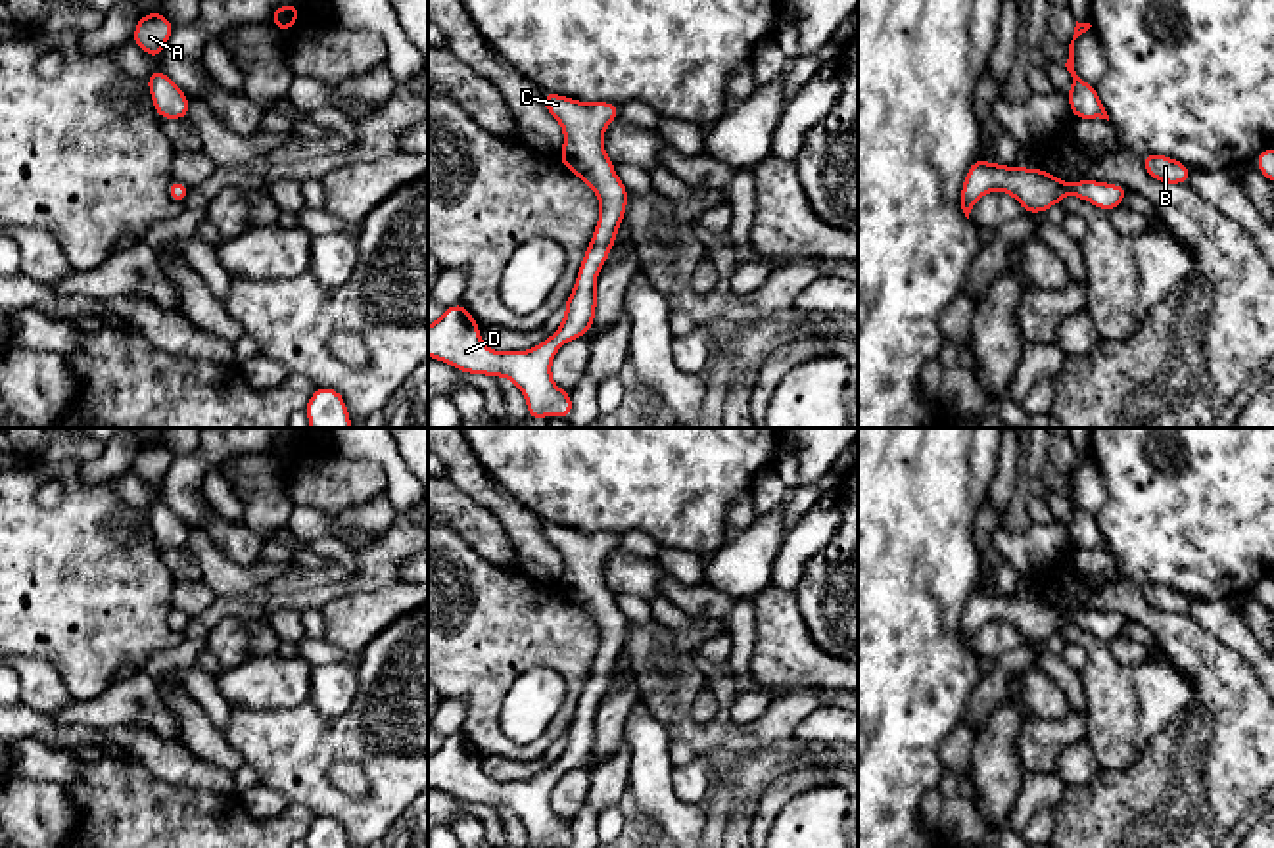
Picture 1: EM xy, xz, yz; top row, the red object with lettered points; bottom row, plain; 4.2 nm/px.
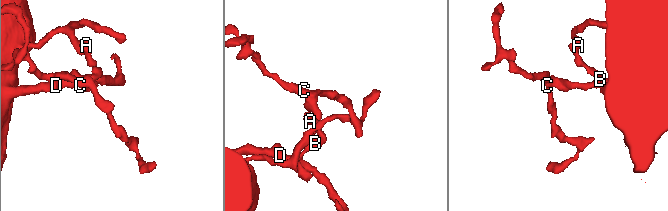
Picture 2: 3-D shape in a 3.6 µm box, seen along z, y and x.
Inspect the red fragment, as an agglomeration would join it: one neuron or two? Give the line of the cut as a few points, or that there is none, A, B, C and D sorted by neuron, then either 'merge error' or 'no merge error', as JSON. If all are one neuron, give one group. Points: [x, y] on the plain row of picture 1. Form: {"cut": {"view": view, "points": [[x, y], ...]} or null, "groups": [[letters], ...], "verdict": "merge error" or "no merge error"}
{"cut": null, "groups": [["A", "B", "C", "D"]], "verdict": "no merge error"}

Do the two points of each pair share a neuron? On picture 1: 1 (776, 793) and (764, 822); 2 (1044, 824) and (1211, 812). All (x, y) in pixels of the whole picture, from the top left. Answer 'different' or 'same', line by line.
1: same
2: different

